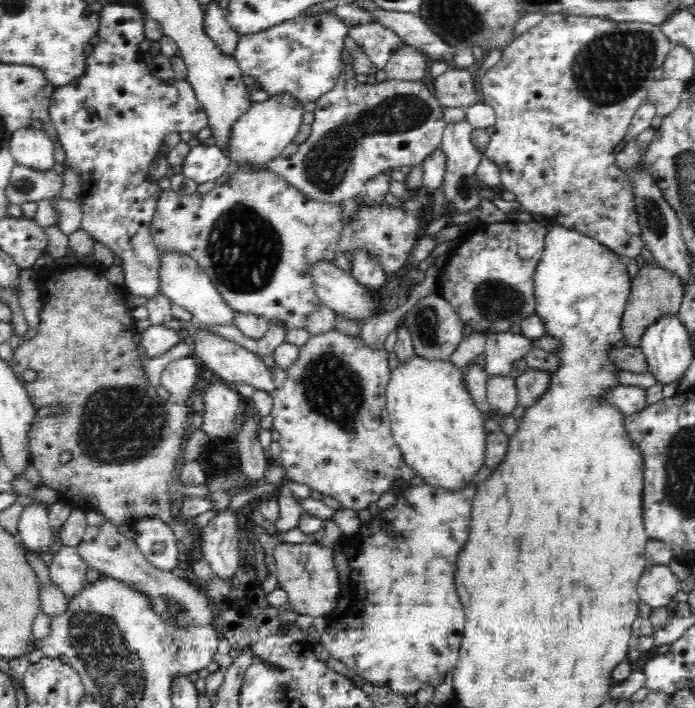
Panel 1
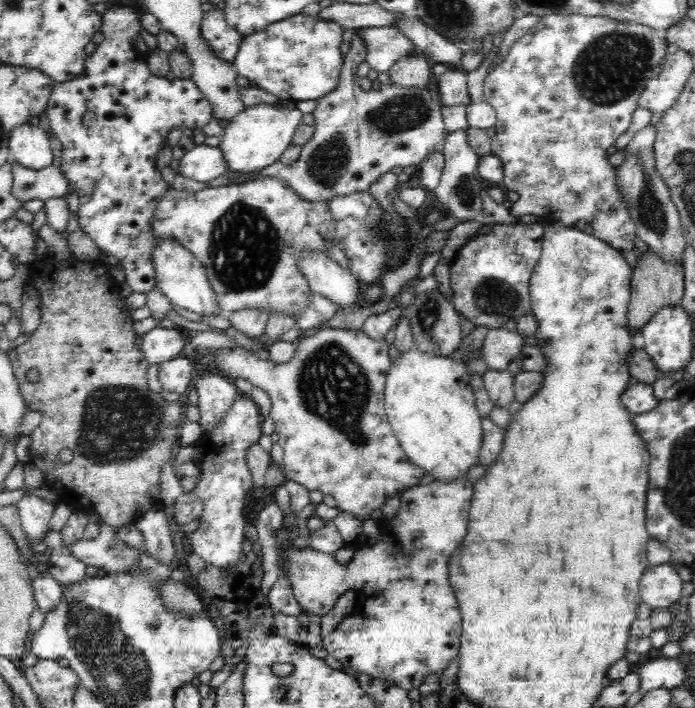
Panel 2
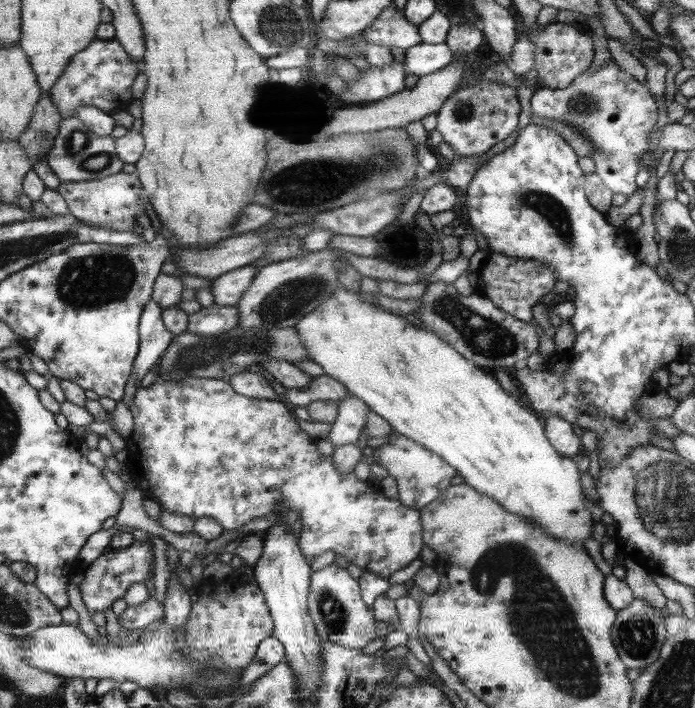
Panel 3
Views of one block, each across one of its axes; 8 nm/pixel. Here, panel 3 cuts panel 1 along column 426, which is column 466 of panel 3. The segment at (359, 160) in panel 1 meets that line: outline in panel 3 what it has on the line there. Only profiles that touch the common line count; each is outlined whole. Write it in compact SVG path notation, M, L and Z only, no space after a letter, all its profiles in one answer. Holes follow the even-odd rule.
M481 79L476 85L454 91L437 110L438 132L459 157L471 157L487 152L494 144L506 144L506 138L519 126L520 104L514 87Z

